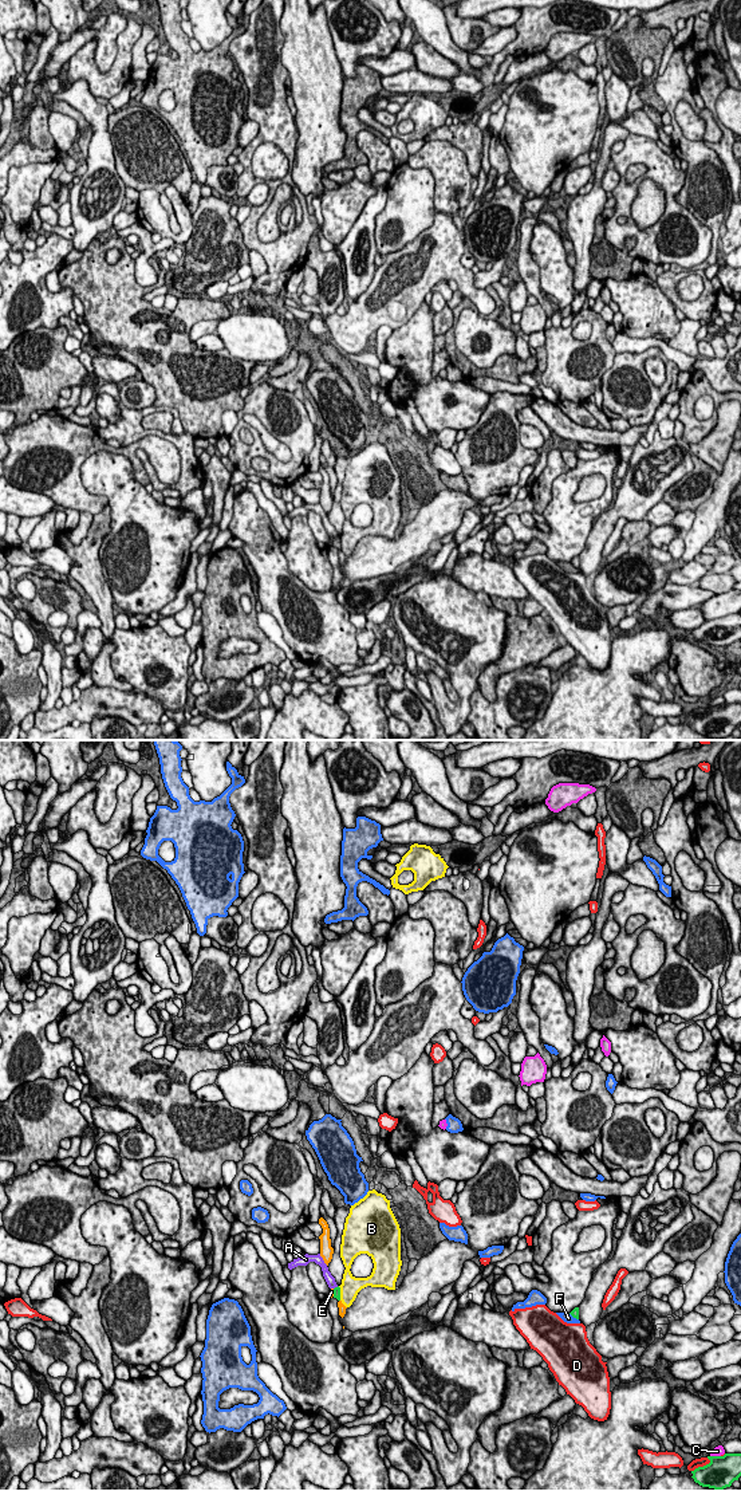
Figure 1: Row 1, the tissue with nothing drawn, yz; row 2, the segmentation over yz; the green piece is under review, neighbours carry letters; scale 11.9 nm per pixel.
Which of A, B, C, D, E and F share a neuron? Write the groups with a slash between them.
A / B / C / D / E / F

